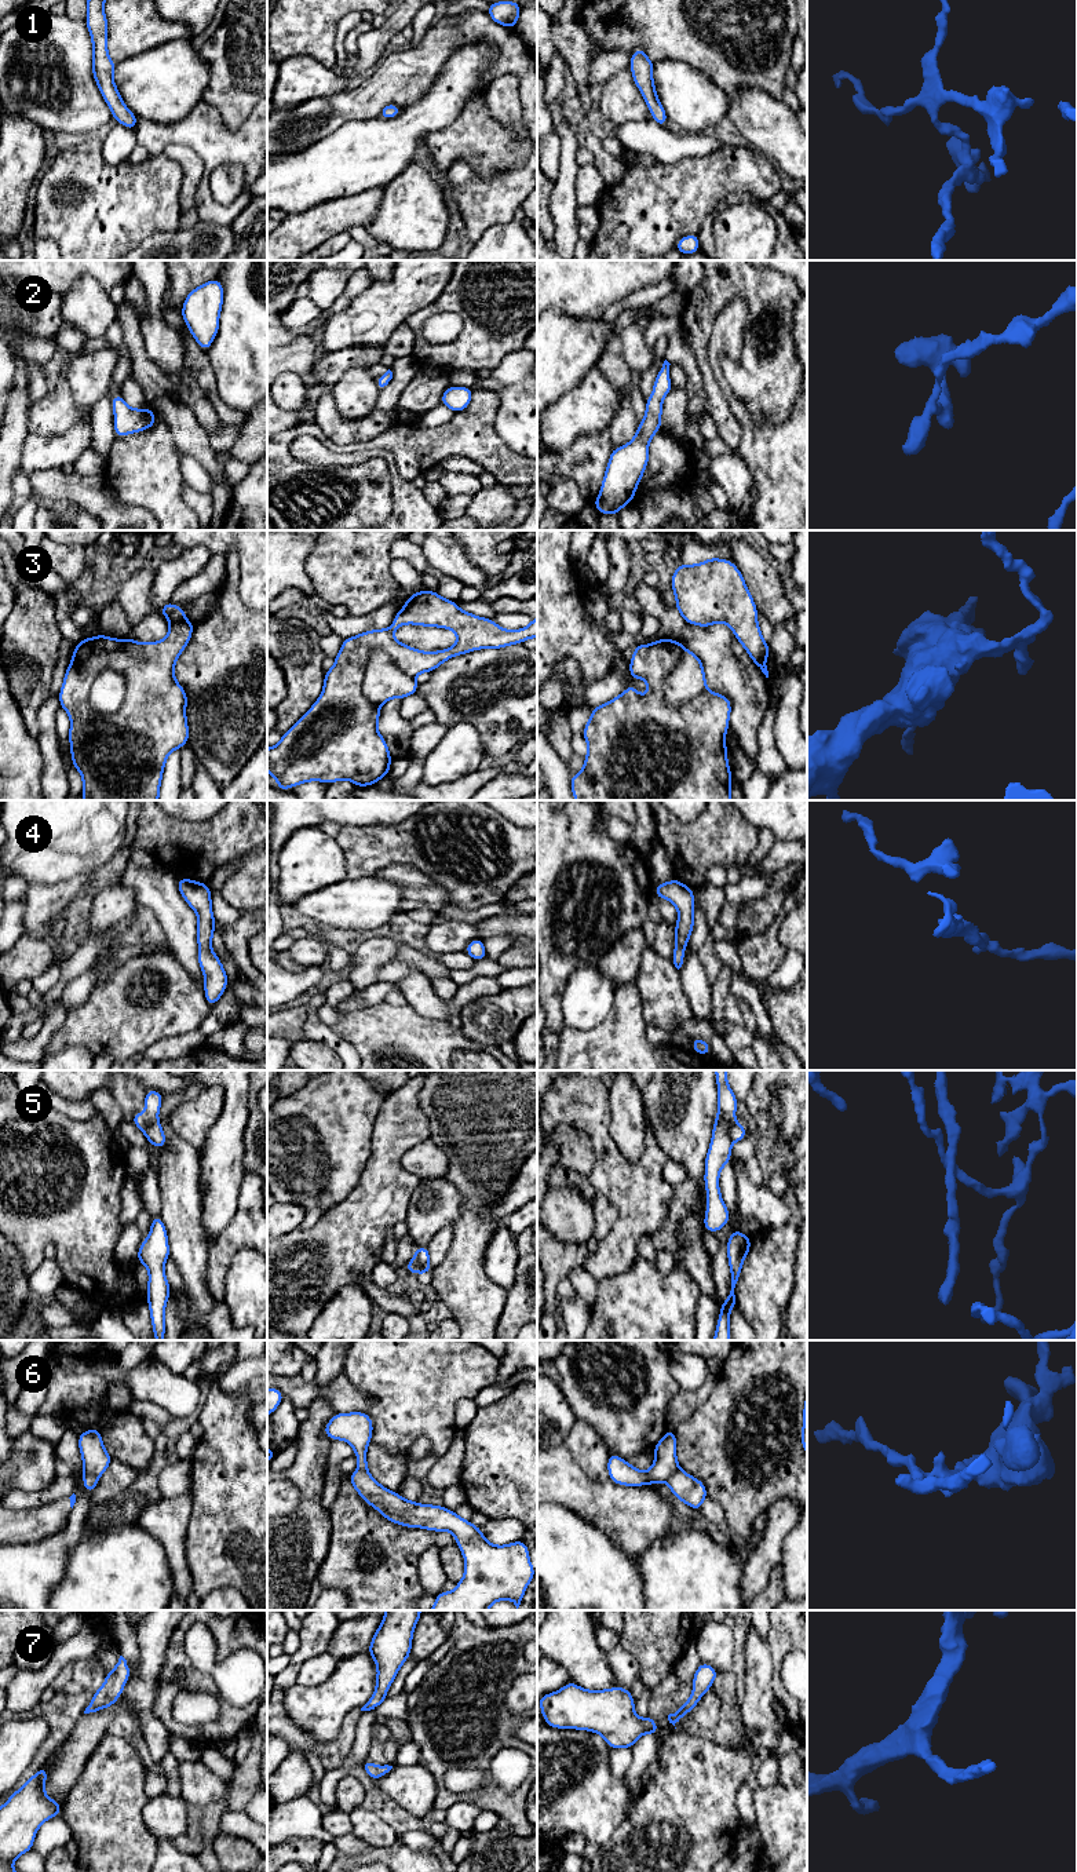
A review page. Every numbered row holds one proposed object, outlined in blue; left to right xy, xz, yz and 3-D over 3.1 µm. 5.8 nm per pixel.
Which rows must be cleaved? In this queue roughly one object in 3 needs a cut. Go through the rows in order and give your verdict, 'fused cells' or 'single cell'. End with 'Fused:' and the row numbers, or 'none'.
1: single cell
2: single cell
3: fused cells
4: single cell
5: fused cells
6: fused cells
7: single cell
Fused: 3, 5, 6

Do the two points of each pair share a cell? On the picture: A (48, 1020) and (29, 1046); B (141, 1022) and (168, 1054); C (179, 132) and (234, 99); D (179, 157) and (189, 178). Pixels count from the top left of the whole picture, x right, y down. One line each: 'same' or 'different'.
A: same
B: different
C: different
D: same

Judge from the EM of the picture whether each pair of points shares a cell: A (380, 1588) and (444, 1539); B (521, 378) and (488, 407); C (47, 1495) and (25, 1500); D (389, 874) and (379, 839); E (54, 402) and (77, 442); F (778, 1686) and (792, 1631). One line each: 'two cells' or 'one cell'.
A: two cells
B: two cells
C: one cell
D: two cells
E: two cells
F: one cell

